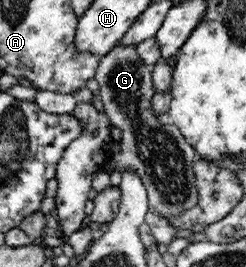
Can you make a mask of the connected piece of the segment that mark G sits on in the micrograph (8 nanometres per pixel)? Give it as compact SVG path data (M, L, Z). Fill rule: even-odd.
M115 44L110 52L107 52L97 66L94 79L99 83L98 96L103 103L104 114L108 117L111 127L121 129L121 140L113 144L114 153L110 159L115 162L117 172L135 172L139 180L143 182L147 190L149 210L153 210L159 216L169 220L173 217L185 214L197 206L198 188L194 173L194 164L197 161L196 151L187 144L181 130L172 124L161 124L157 116L151 114L151 99L156 94L153 80L151 79L152 68L137 54L133 44Z

